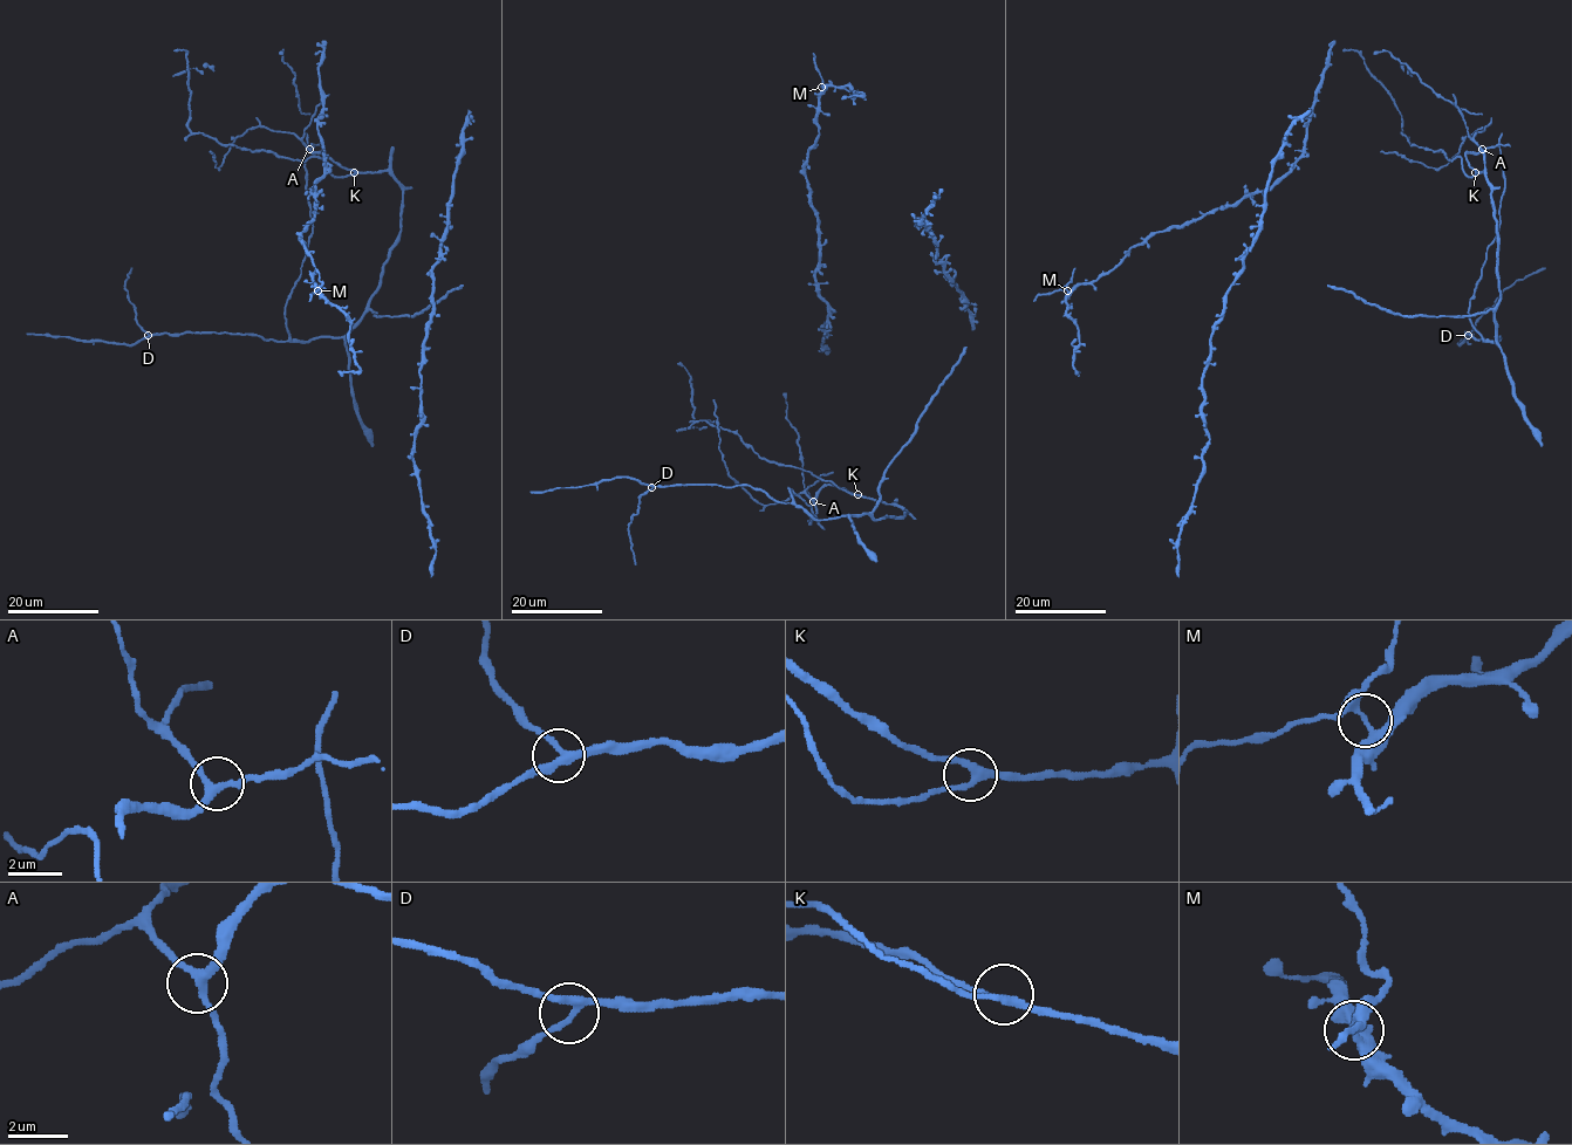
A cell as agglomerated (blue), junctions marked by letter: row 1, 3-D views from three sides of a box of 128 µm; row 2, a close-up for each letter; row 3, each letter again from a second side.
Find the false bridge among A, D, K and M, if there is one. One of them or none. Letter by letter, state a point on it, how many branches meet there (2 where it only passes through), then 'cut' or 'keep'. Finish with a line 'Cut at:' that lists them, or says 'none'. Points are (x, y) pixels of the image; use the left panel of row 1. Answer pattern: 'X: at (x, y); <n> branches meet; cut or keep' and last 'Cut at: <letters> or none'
A: at (309, 149); 3 branches meet; keep
D: at (148, 335); 3 branches meet; keep
K: at (354, 172); 3 branches meet; keep
M: at (318, 290); 3 branches meet; cut
Cut at: M

